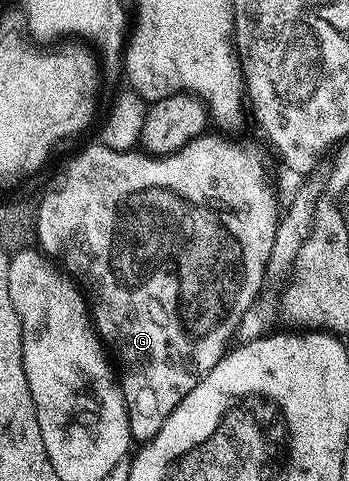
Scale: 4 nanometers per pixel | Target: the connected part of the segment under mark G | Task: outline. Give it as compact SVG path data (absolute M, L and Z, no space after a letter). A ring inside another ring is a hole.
M217 131L206 132L187 143L187 147L165 157L154 157L144 151L115 151L106 145L94 143L87 146L78 157L70 159L69 166L54 179L53 186L36 202L36 244L40 252L56 262L83 290L89 303L93 325L119 366L121 390L125 396L125 406L129 409L129 436L137 443L147 442L159 435L159 427L167 423L167 415L175 411L178 403L225 356L231 345L229 340L234 340L239 327L239 319L243 319L243 311L251 307L261 289L267 259L271 259L271 246L275 244L277 224L281 221L283 209L282 206L277 206L277 193L273 190L273 181L265 166L264 151L253 141L236 141L233 138L236 136L213 132Z

